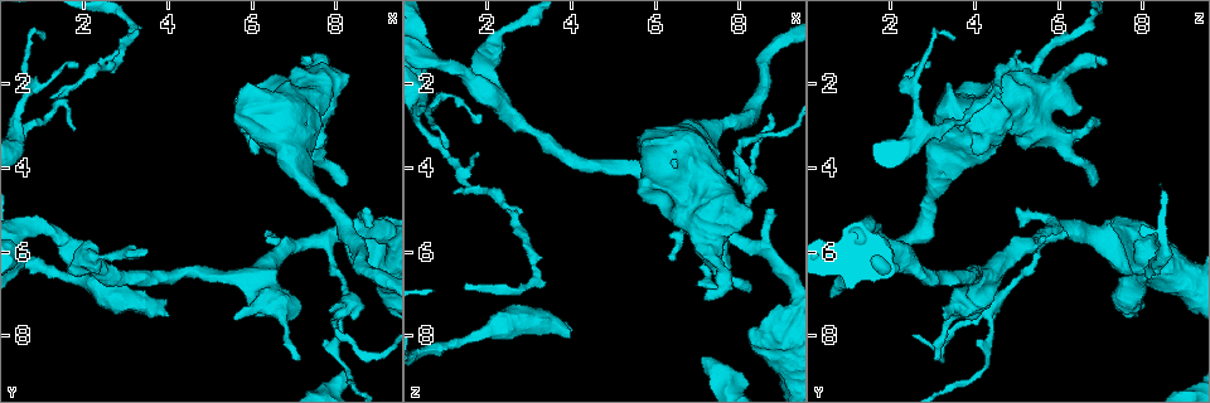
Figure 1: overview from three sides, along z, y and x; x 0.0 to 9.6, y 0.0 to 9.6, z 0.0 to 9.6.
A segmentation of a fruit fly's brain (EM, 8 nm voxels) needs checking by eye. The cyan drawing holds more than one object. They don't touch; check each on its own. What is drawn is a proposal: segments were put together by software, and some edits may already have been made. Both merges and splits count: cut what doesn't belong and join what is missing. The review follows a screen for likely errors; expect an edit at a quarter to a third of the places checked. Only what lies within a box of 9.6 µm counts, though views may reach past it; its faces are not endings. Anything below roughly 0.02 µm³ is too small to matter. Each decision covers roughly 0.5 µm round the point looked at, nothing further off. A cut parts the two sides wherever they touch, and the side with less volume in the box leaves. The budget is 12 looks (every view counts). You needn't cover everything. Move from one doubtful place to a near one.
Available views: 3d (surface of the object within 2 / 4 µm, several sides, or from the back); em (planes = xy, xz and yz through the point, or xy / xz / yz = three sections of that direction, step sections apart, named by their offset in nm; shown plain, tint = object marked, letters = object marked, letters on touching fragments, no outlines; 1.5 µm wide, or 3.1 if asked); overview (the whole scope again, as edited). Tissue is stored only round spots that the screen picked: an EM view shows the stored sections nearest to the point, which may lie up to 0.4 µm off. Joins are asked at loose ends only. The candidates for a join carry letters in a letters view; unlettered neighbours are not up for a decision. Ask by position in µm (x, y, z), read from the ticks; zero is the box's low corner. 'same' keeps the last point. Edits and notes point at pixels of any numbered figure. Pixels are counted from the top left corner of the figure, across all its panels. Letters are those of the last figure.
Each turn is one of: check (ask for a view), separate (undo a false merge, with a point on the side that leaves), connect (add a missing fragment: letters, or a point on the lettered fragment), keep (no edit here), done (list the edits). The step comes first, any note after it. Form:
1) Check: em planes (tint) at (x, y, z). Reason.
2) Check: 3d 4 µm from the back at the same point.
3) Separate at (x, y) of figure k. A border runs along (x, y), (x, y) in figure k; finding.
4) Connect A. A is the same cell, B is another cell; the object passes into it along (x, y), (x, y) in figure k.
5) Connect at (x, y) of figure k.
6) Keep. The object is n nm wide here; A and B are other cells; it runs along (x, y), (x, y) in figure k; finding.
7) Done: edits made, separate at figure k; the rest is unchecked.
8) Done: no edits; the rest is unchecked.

Check: 3d 4 µm at (8.15, 7.35, 4.25). Side arm on a straight run.

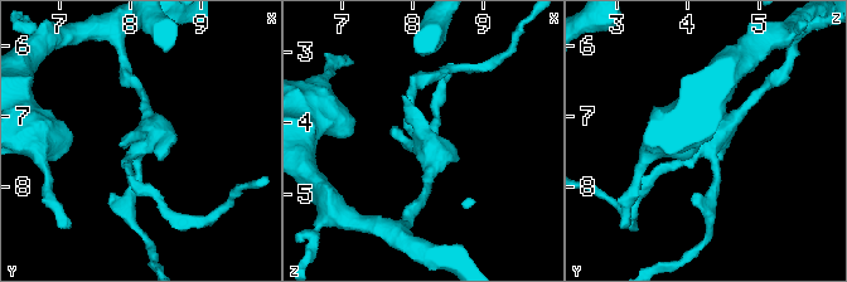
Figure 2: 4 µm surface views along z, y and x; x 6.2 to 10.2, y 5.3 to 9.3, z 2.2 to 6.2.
Check: em xy step 4 (letters) at (8.20, 7.35, 4.30). Need the tissue.

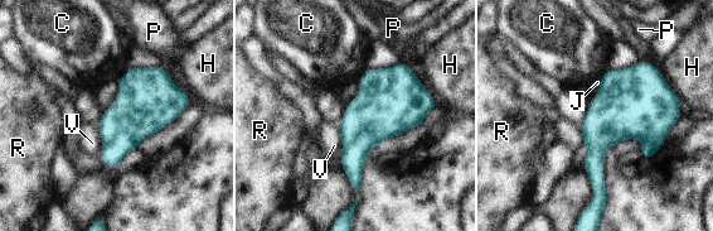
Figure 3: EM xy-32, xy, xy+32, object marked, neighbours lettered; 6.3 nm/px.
Keep. The longest contact is with V, 160 nm; C, H, J, P, R and V are other cells; a border runs along (97, 131), (102, 143), (101, 155) in figure 3; continuous, no second neuron.

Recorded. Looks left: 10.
Check: 3d 4 µm at (8.55, 5.00, 4.95).

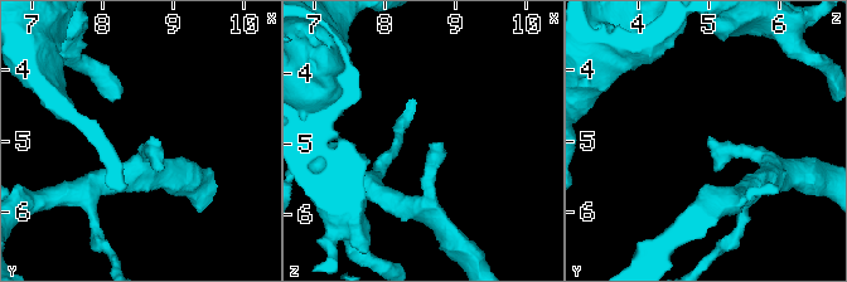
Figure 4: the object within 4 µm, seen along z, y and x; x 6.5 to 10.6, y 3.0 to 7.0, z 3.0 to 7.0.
Check: em xy step 4 (tint) at (8.65, 5.00, 5.00). Need the tissue.

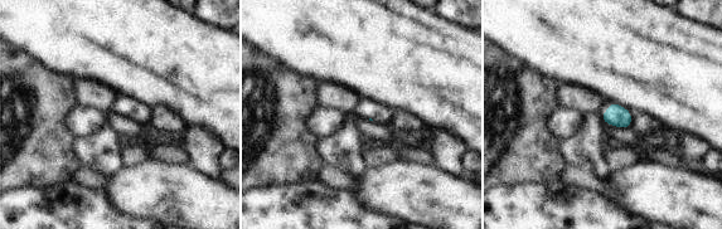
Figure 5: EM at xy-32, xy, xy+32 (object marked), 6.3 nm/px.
Check: em planes (letters) at the same point. Another direction.

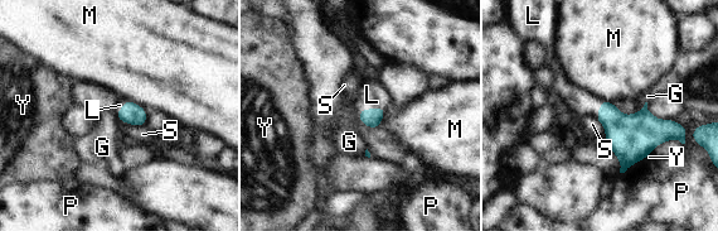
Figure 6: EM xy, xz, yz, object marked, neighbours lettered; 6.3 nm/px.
Connect L. L is the same cell, G, M, P, S and Y are other cells; the object passes into it along (370, 118), (369, 109), (372, 95) in figure 6; the neuron continues.

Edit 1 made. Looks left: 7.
Check: em planes (letters) at (8.70, 5.60, 7.80). Touches itself.

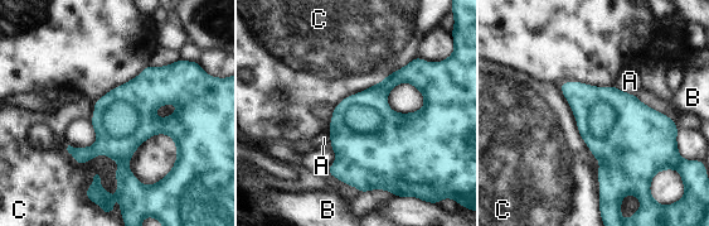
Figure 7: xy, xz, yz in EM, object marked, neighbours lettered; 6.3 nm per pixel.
Keep. A, B and C are other cells; a border runs along (67, 145), (119, 163), (121, 202) in figure 7; continuous, no second neuron.

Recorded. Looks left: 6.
Check: 3d 4 µm at (7.15, 1.55, 7.10). Free end.

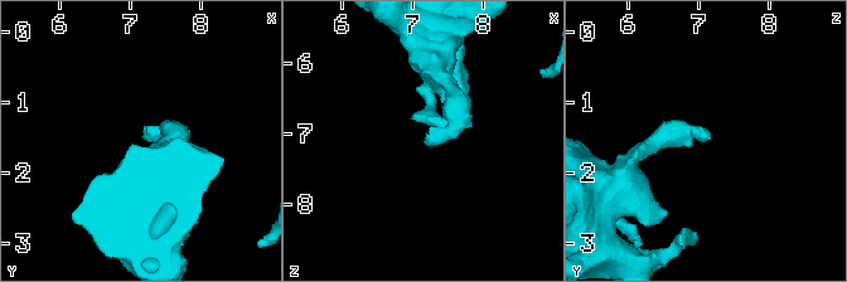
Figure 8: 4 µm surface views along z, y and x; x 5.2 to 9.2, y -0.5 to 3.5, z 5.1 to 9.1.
Check: em planes (letters) at (7.20, 1.50, 7.15).

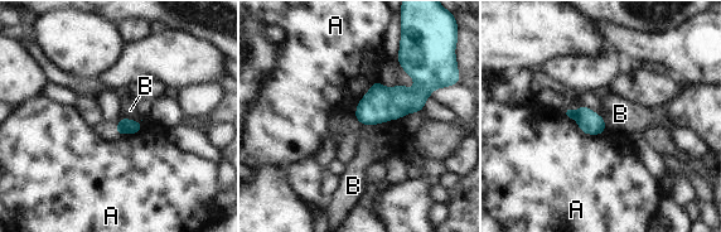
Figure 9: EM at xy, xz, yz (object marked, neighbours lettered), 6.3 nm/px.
Keep. The longest contact is with A, 300 nm; A and B are other cells; a border runs along (382, 122), (362, 125) in figure 9; none of them fits.

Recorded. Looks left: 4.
Check: 3d 4 µm at (1.85, 1.55, 2.75).

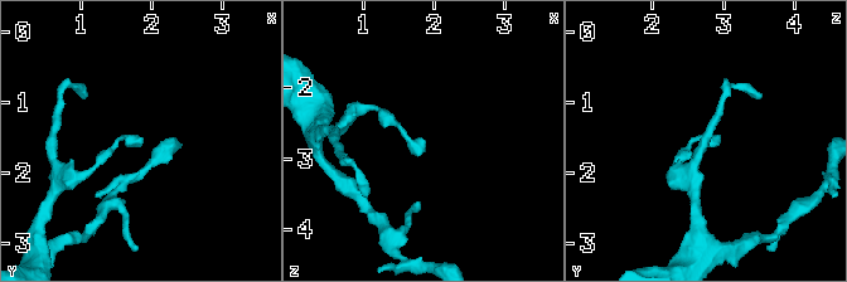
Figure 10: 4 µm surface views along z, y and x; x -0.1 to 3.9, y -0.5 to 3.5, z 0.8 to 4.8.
Check: em planes (letters) at (1.95, 1.55, 2.75).

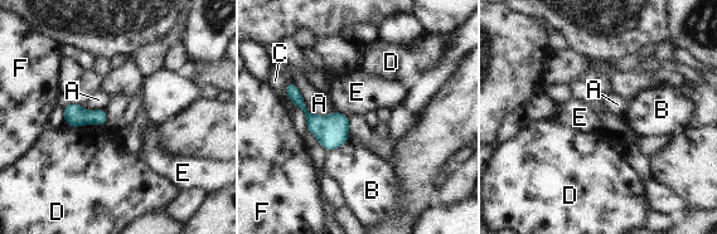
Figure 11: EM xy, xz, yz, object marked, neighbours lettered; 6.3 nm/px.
Keep. A, B, C, D, E and F are other cells; none of them fits.

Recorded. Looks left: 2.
Done: edits made, connect at figure 6; the rest is unchecked.

